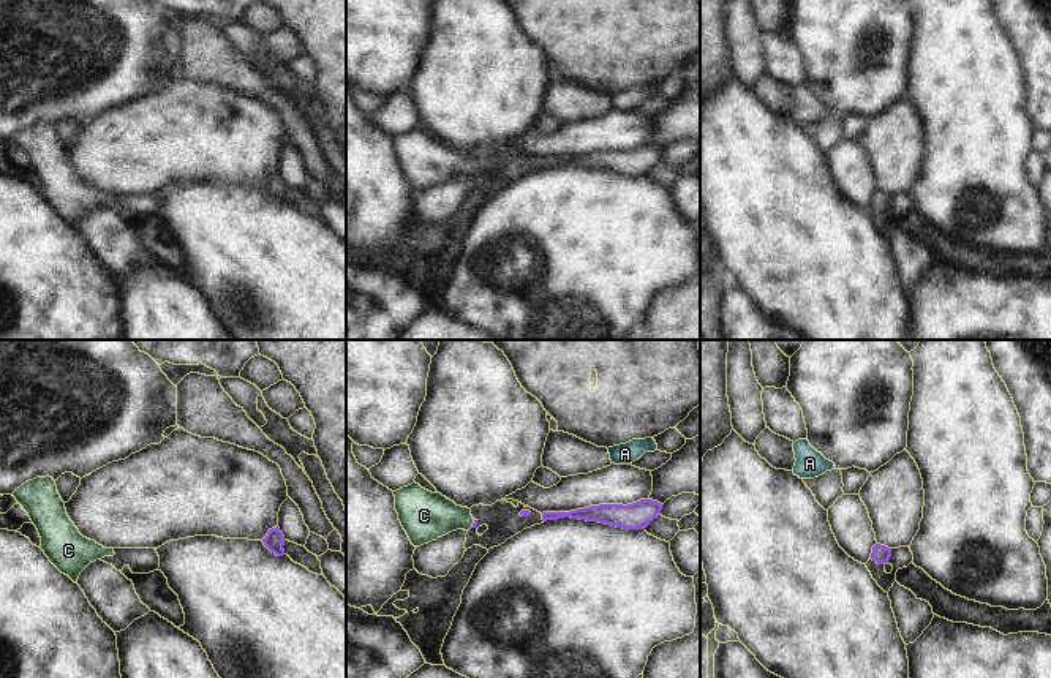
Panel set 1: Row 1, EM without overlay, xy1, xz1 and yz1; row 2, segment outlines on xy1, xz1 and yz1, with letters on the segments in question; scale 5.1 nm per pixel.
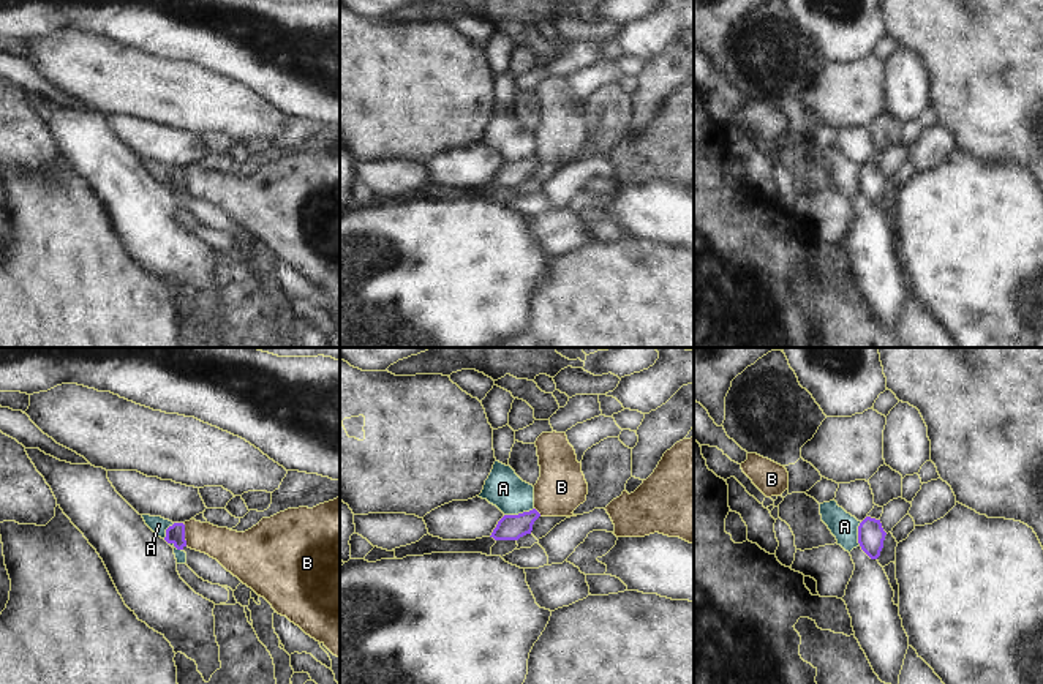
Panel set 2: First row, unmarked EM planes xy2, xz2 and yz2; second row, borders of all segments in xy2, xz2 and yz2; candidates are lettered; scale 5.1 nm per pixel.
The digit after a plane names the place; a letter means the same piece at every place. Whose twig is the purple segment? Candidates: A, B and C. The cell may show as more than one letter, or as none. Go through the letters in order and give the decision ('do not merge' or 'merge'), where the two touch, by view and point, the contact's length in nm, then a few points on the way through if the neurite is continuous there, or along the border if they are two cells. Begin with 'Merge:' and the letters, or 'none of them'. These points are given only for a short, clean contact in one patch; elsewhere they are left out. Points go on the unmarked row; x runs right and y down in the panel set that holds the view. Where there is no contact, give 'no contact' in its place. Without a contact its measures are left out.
Merge: C
A: do not merge | xz2 (519, 160) | 160 nm | along xz2 (533, 154), (504, 161)
B: do not merge | xy2 (184, 180) | 120 nm | along xy2 (182, 169), (187, 191)
C: merge | xz1 (473, 171) | 60 nm | across xz1 (474, 169), (473, 171), (459, 163), (425, 161)

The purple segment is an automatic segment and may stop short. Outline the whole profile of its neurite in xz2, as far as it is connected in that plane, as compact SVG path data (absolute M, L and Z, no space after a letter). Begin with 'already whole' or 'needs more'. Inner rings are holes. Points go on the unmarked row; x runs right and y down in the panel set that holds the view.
already whole | M533 155L518 161L504 161L491 182L495 186L518 186L520 183L531 180L534 167L540 160Z

